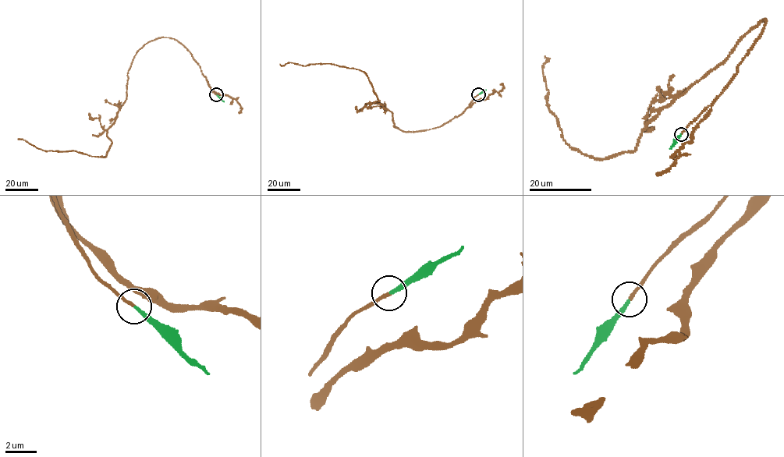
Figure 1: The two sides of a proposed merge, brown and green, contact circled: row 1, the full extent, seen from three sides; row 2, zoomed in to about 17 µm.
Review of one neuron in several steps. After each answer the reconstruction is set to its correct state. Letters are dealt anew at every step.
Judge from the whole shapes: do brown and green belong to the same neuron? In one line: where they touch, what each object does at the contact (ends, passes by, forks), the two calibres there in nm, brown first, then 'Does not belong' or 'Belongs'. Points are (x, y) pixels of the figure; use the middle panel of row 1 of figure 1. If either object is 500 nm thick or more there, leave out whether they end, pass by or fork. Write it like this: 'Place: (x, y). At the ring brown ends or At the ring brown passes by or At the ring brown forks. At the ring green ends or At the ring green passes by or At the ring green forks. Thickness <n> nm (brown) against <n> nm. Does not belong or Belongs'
Place: (478, 94). At the ring brown ends. At the ring green ends. Thickness 200 nm (brown) against 240 nm. Belongs

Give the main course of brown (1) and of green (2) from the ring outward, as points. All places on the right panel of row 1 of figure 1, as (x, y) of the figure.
1: (681, 134), (729, 83), (764, 19), (644, 125), (635, 150), (604, 159), (562, 138), (546, 96), (545, 56)
2: (681, 134), (669, 149)

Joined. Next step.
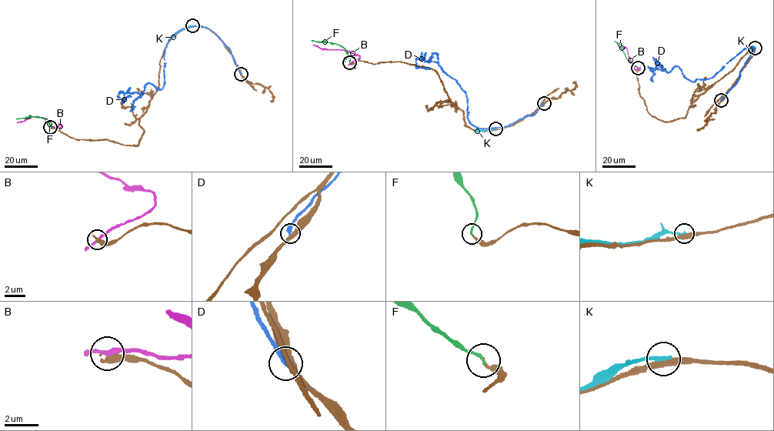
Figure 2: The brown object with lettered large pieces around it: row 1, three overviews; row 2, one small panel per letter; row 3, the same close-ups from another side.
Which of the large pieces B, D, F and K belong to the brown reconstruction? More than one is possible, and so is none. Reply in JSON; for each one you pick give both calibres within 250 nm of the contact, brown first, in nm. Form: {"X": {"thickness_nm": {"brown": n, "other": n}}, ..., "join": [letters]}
{"F": {"thickness_nm": {"brown": 150, "other": 180}}, "join": ["F"]}

